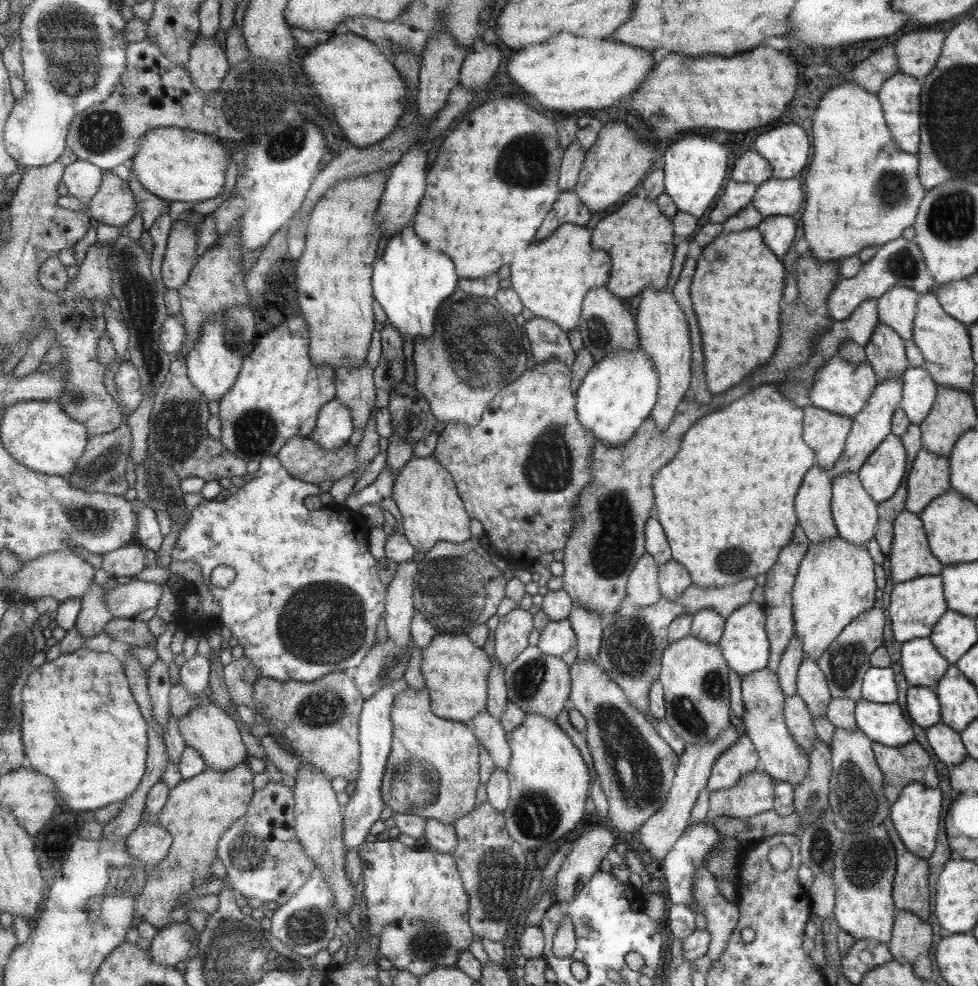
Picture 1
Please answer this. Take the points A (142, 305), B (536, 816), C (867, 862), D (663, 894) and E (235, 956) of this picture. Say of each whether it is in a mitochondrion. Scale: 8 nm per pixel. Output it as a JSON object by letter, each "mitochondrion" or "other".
{"A":"mitochondrion","B":"mitochondrion","C":"mitochondrion","D":"other","E":"mitochondrion"}

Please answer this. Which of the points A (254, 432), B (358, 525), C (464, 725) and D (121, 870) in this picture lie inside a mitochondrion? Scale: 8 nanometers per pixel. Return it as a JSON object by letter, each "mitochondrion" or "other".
{"A":"mitochondrion","B":"other","C":"other","D":"mitochondrion"}

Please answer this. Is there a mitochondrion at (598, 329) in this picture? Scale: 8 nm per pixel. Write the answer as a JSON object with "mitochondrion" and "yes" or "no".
{"mitochondrion":"yes"}

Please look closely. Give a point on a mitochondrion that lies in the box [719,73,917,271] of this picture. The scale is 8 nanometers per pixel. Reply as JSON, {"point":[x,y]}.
{"point":[891,187]}

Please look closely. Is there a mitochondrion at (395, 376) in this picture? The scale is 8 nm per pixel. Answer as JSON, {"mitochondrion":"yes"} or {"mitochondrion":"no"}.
{"mitochondrion":"no"}

